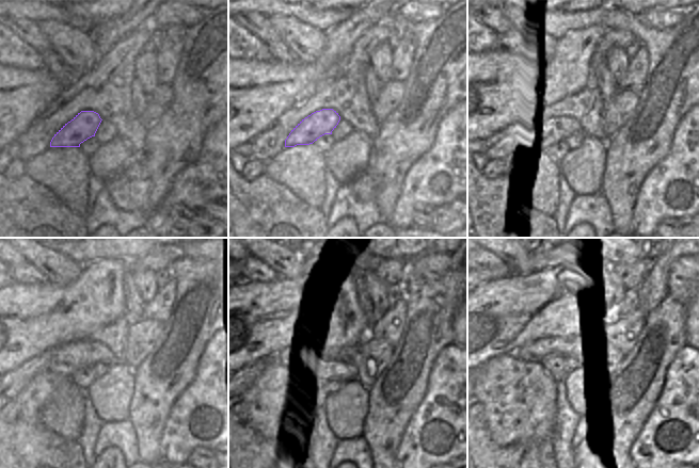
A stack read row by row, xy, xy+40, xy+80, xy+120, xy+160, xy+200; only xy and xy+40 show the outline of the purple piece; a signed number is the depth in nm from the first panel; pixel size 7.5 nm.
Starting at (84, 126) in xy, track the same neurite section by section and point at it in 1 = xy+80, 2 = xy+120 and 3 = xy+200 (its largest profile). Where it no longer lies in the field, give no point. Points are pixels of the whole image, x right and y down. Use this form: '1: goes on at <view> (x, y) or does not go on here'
1: goes on at xy+80 (551, 127)
2: goes on at xy+120 (67, 358)
3: goes on at xy+200 (535, 352)

